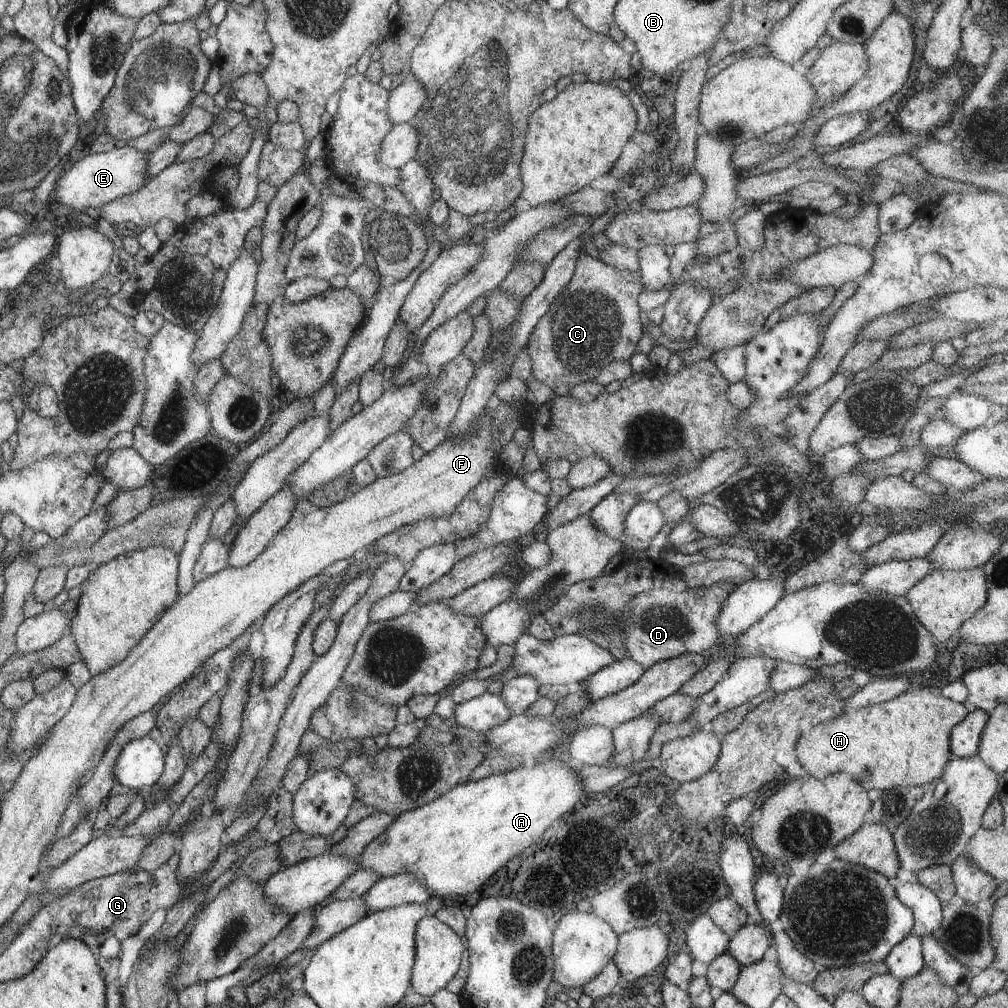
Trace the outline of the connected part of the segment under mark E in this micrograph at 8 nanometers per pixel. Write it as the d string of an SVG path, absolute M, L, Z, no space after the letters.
M125 144L105 153L88 154L79 162L69 164L57 179L53 202L72 208L74 214L80 214L84 208L101 209L117 198L138 192L150 180L147 175L149 164L150 154Z

